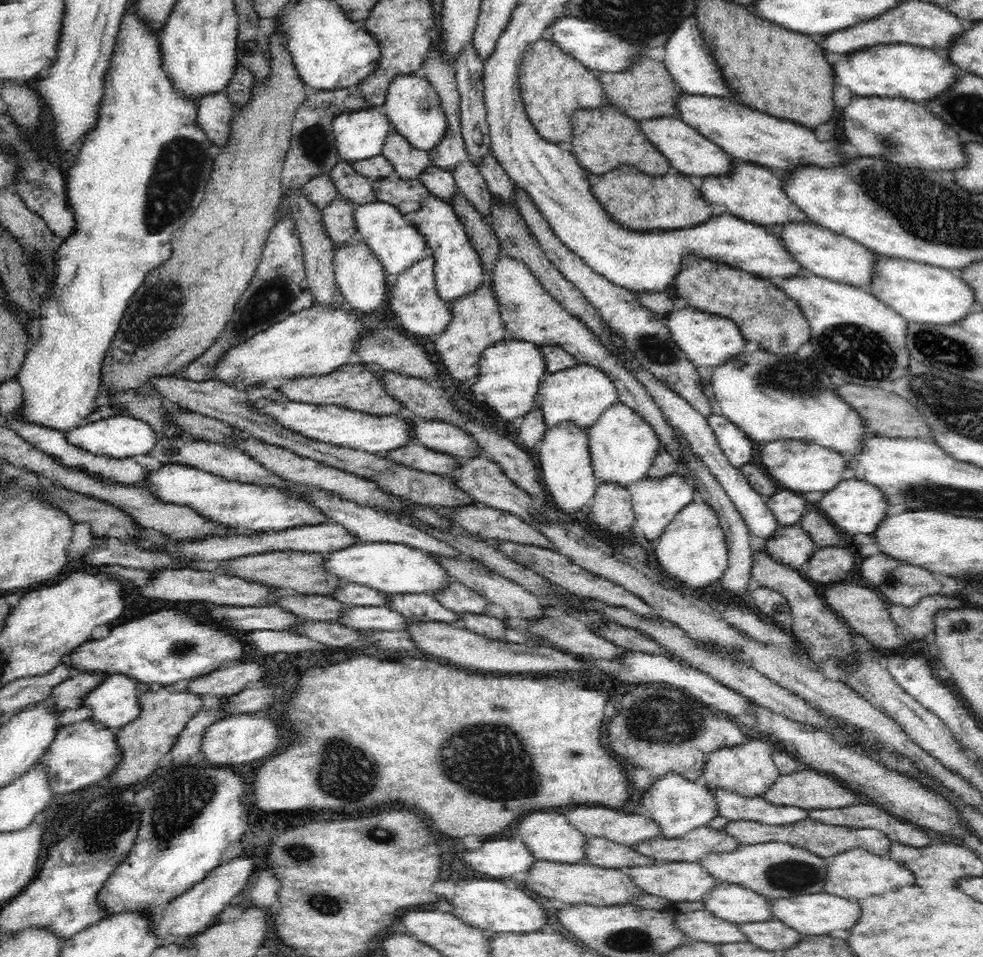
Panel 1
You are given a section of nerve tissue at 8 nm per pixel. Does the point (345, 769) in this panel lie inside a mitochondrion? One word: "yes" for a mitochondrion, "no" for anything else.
yes

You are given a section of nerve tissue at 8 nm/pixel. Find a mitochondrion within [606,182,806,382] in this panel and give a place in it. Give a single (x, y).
(653, 348)

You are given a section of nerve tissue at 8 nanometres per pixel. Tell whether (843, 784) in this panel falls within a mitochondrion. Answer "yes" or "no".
no

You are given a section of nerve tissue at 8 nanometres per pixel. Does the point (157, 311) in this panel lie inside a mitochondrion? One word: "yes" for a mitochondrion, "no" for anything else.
yes

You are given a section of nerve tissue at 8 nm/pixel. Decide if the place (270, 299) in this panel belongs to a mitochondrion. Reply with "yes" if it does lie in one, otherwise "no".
yes

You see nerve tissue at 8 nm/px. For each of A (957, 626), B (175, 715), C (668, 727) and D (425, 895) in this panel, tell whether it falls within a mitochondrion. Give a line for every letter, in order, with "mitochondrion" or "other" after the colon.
A: mitochondrion
B: other
C: mitochondrion
D: other

